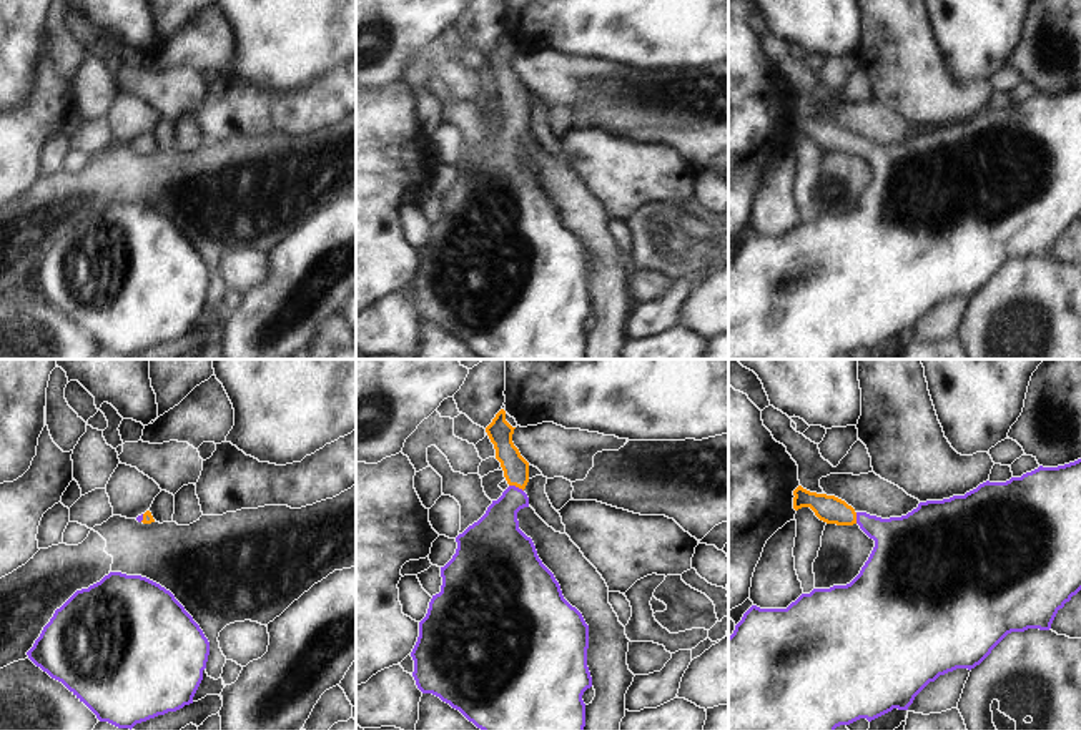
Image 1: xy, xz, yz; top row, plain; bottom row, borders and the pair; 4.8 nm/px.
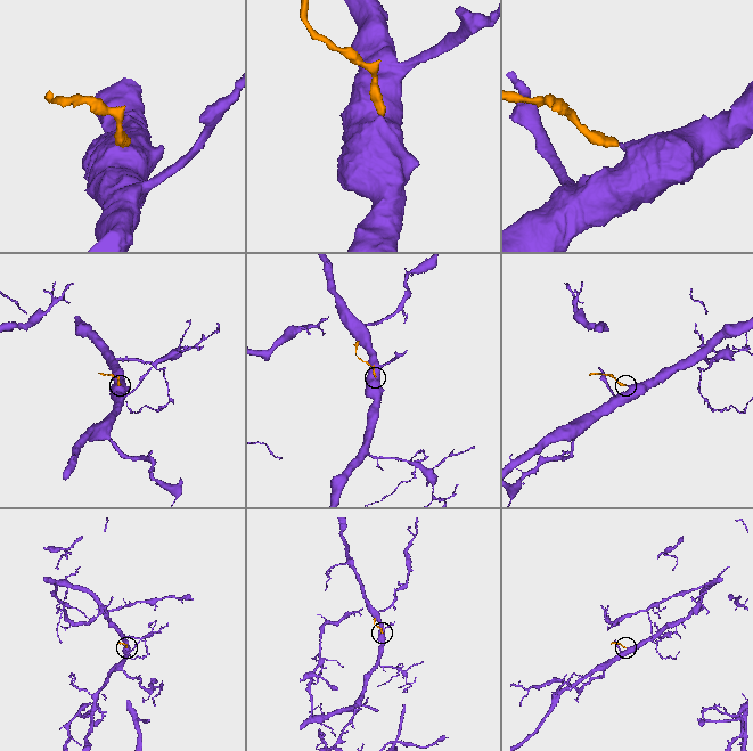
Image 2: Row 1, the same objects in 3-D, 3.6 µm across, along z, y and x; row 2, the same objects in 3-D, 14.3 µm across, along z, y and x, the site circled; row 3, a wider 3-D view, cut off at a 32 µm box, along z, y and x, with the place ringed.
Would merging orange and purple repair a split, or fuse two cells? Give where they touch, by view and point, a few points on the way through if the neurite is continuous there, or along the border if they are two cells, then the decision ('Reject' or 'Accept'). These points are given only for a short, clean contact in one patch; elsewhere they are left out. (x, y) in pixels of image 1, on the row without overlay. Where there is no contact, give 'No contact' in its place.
Touches orange at xz (516, 113). Path across: xz (516, 97), (516, 113), (498, 162). Accept.

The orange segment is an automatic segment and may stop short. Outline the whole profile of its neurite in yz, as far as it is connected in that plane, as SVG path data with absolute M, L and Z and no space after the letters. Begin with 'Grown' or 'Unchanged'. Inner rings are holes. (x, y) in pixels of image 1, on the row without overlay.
Grown. M1081 86L1058 95L1039 93L1006 110L986 108L965 123L920 130L906 143L890 146L856 140L835 123L810 120L802 113L793 118L793 123L795 138L810 135L827 151L858 151L875 168L875 175L860 201L850 211L813 216L810 221L802 221L787 236L752 233L743 241L728 264L728 359L835 359L840 353L850 353L860 346L871 349L893 336L908 338L915 324L930 309L956 296L975 296L1008 261L1028 256L1049 258L1058 238L1081 218Z

